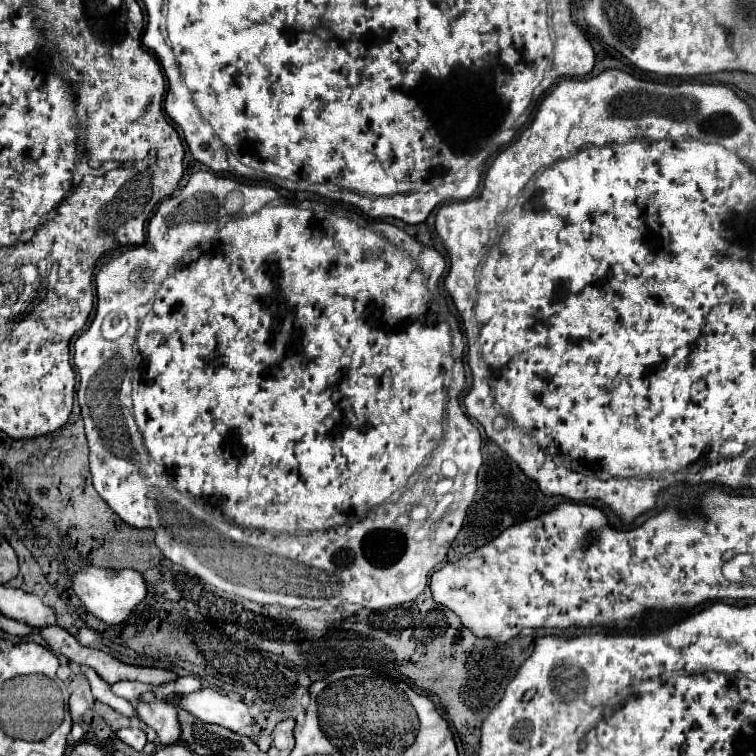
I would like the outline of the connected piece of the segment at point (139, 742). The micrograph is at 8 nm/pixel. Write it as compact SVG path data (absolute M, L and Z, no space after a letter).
M138 726L120 728L120 730L116 732L116 736L118 736L120 740L124 740L124 744L132 746L132 748L138 750L138 752L142 752L144 746L146 746L146 732L144 732L142 728L138 728Z

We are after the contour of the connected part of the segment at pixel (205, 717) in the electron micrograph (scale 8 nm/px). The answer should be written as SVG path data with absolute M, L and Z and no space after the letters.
M202 688L202 690L180 694L180 696L174 694L174 696L168 696L164 702L190 712L192 716L196 716L206 724L216 724L232 732L238 732L252 724L250 710L242 700L230 698L210 688Z

